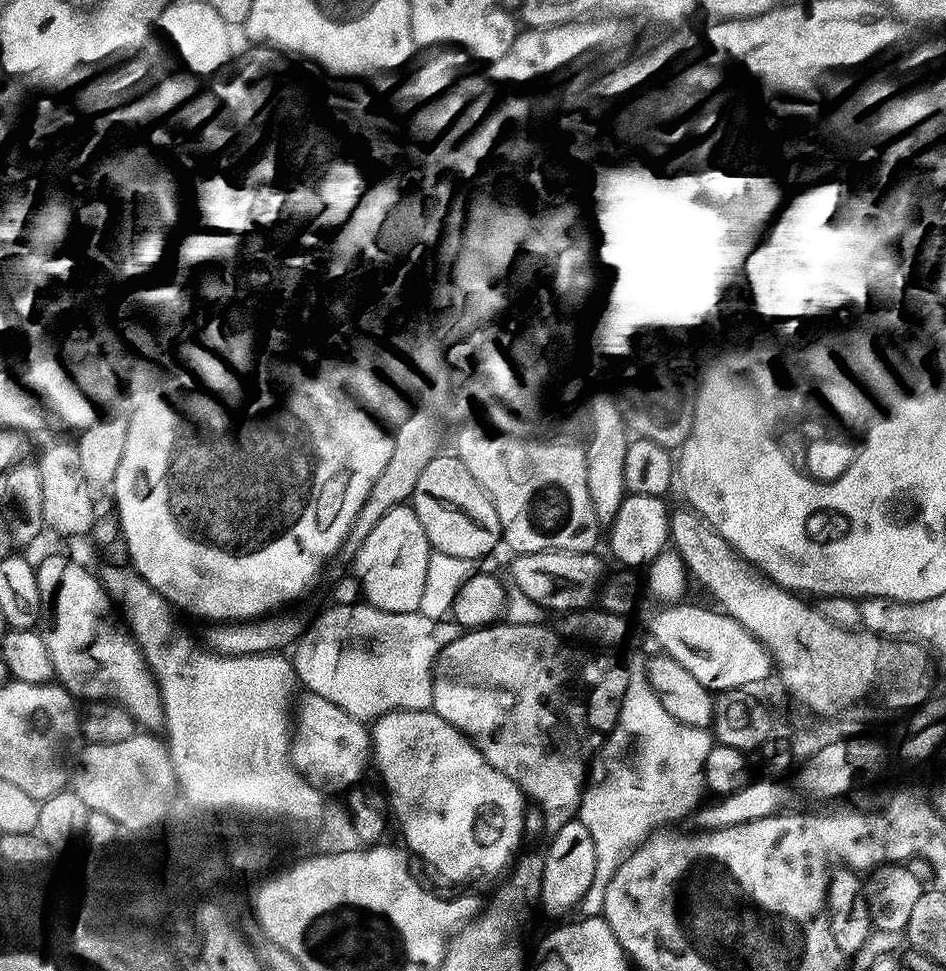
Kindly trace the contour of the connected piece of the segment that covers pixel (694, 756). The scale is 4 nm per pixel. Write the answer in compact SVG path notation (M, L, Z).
M643 671L631 673L624 701L612 731L608 733L602 757L604 768L596 772L596 781L589 783L580 799L578 818L590 830L590 838L594 838L596 851L596 869L592 879L592 892L603 893L610 878L620 867L620 861L637 848L653 830L668 826L671 820L680 820L684 815L695 813L701 803L700 795L705 795L704 767L714 746L711 735L703 728L691 728L688 724L678 722L674 714L662 706L658 694L650 686Z

